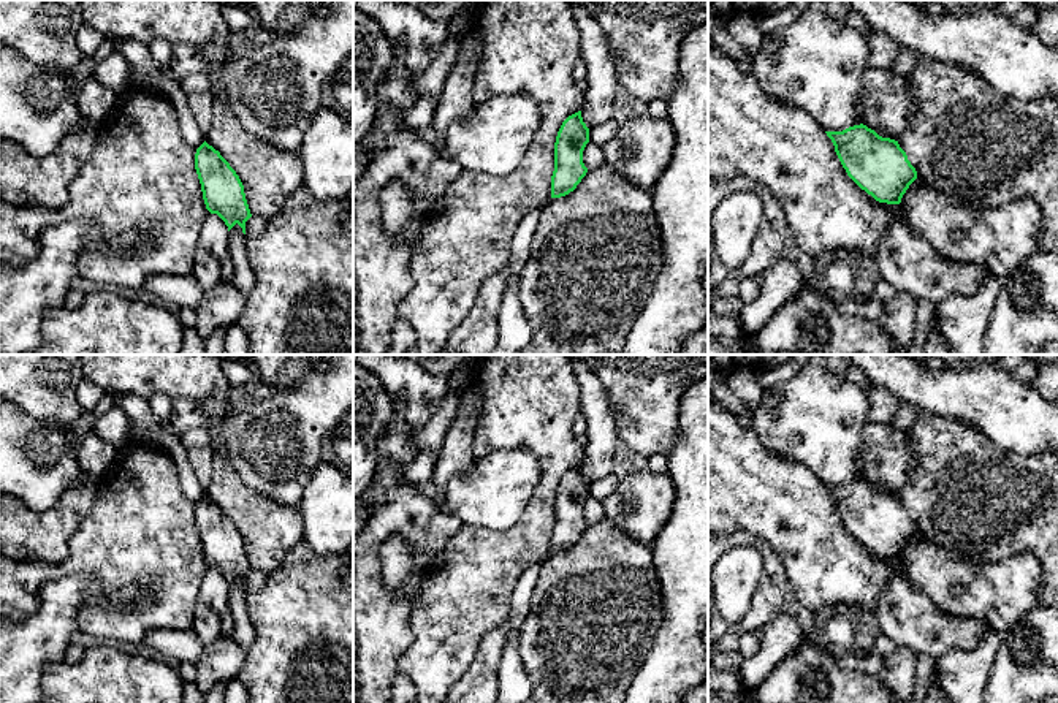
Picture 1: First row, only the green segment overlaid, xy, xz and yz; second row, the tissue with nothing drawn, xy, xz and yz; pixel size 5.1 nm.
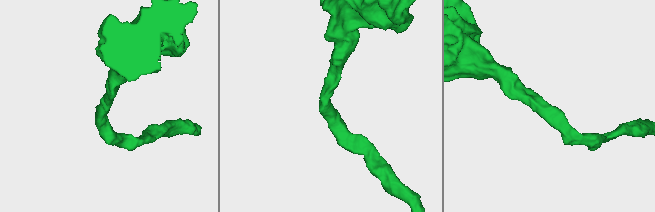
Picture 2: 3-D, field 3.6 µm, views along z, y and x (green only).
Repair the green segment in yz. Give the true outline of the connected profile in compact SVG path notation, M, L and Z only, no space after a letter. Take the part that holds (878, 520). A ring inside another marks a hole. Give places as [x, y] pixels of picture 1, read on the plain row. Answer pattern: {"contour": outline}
{"contour": "M854 480L843 486L825 486L847 530L879 557L900 559L917 526L898 496L879 491L866 480Z"}

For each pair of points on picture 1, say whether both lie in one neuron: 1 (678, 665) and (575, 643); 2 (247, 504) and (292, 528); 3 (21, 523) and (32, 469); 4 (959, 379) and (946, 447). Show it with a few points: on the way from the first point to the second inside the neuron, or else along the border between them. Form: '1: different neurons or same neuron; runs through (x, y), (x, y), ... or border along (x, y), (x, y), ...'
1: different neurons; border along (661, 623), (653, 648), (627, 686)
2: same neuron; runs through (258, 515), (271, 528), (281, 528)
3: different neurons; border along (16, 497), (38, 512), (45, 512), (57, 504)
4: different neurons; border along (920, 410), (963, 420), (984, 434)

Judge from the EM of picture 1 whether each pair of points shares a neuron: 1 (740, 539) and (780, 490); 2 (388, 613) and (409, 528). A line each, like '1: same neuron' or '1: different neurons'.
1: different neurons
2: same neuron

